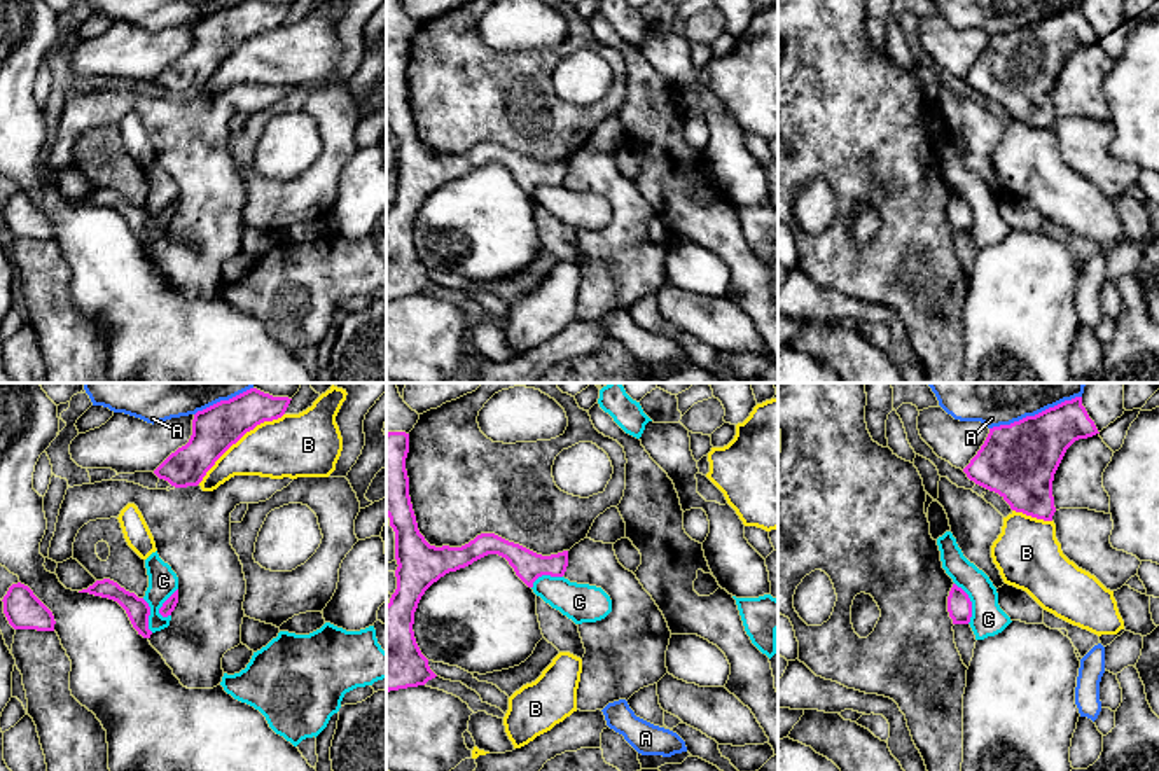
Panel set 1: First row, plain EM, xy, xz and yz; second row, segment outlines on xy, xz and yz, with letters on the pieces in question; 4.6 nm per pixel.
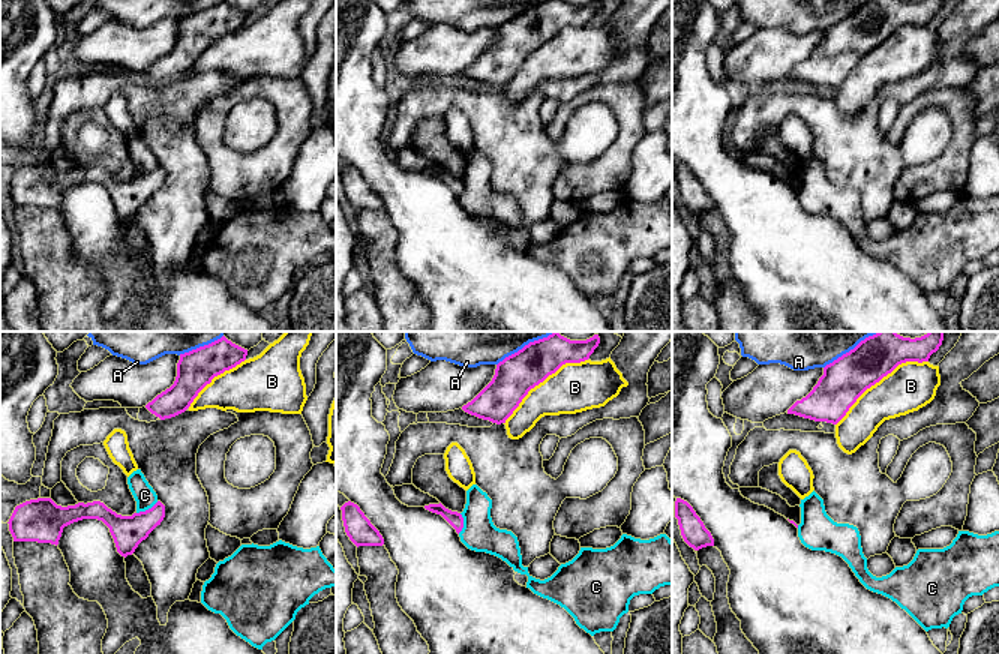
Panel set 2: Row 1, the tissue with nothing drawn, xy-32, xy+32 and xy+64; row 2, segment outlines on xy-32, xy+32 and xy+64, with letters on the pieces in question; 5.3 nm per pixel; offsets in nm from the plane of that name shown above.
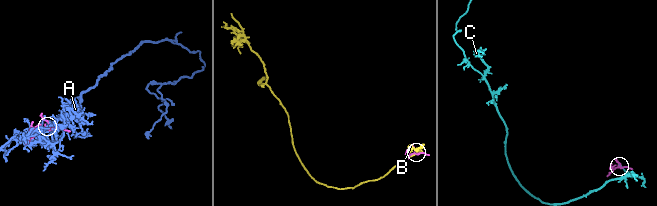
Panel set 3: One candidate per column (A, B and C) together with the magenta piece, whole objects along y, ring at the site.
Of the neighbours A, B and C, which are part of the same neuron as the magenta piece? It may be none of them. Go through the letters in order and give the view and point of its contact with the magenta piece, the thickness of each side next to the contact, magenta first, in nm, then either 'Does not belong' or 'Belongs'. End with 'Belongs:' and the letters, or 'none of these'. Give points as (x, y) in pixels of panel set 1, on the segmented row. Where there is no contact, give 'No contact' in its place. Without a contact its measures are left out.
A: Touches magenta at yz (1035, 415). Thickness 340 nm (magenta) against 380 nm. Does not belong
B: Touches magenta at xy (238, 439). Thickness 220 nm (magenta) against 280 nm. Does not belong
C: Touches magenta at yz (971, 604). Thickness 110 nm (magenta) against 160 nm. Does not belong
Belongs: none of these

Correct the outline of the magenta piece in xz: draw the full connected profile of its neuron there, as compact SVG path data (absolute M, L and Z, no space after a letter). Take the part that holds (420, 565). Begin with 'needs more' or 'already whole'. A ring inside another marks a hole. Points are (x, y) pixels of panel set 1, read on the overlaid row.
already whole; M386 434L386 516L395 531L397 589L386 605L386 692L425 685L437 675L421 654L413 624L425 591L449 572L498 554L509 561L516 575L528 586L542 575L563 577L568 551L542 556L495 533L481 533L462 547L430 545L418 530L409 497L406 458L409 434Z

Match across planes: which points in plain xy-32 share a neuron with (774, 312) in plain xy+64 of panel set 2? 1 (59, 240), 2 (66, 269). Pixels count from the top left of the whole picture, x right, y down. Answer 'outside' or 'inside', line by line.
1: outside
2: outside

